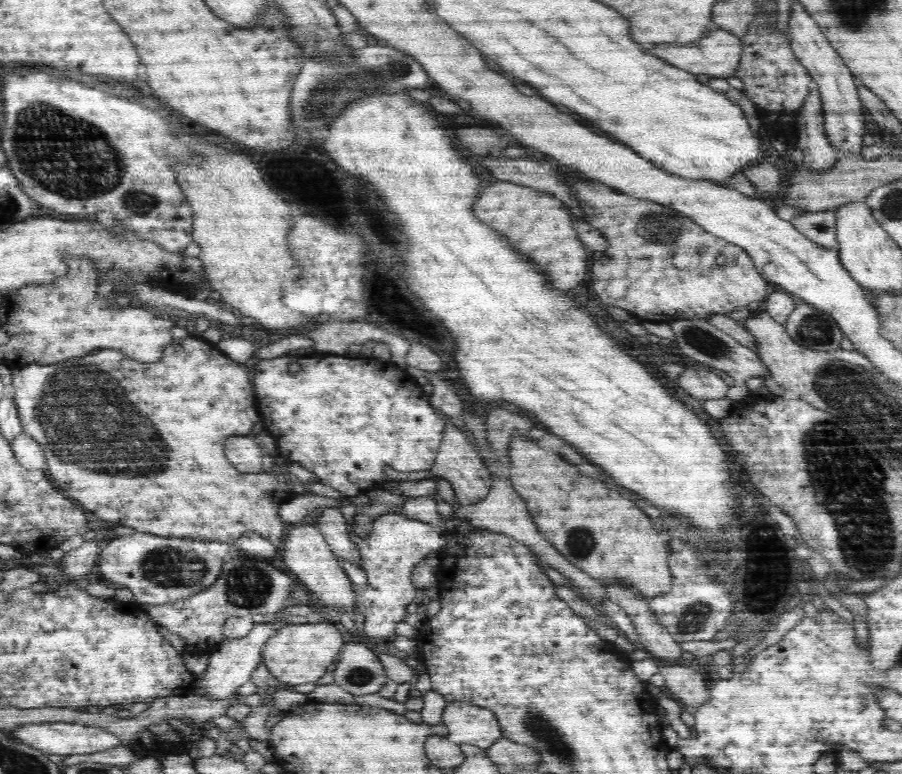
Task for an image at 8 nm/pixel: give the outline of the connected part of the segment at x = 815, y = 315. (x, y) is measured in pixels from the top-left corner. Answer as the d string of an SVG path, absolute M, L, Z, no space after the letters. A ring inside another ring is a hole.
M798 301L784 328L794 342L807 349L830 353L848 344L836 321L809 303Z

